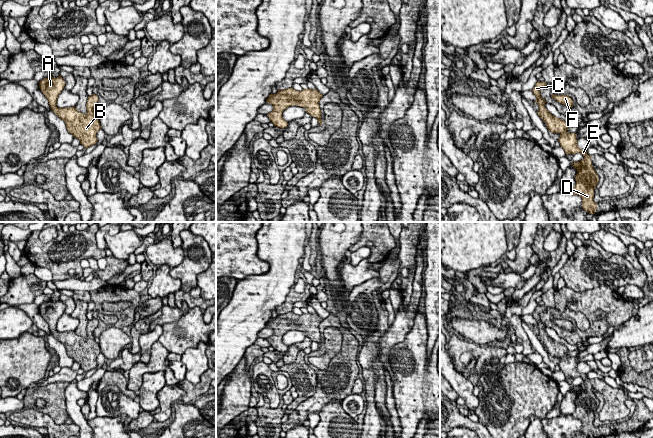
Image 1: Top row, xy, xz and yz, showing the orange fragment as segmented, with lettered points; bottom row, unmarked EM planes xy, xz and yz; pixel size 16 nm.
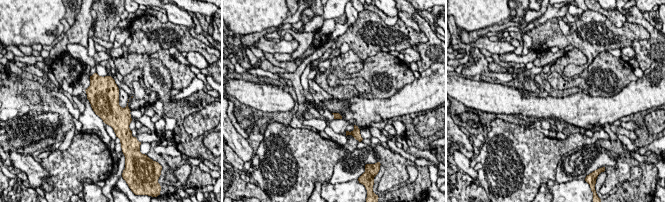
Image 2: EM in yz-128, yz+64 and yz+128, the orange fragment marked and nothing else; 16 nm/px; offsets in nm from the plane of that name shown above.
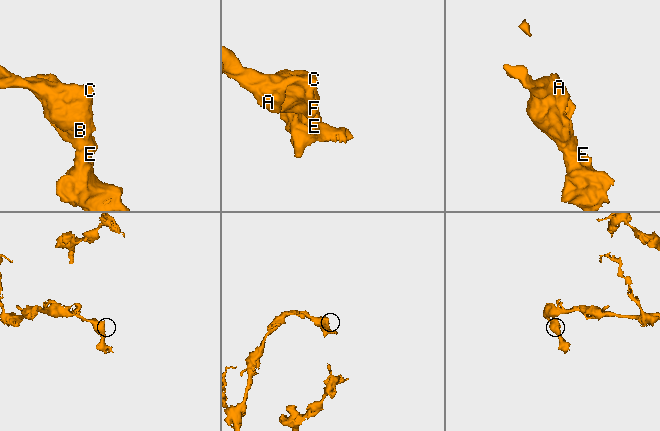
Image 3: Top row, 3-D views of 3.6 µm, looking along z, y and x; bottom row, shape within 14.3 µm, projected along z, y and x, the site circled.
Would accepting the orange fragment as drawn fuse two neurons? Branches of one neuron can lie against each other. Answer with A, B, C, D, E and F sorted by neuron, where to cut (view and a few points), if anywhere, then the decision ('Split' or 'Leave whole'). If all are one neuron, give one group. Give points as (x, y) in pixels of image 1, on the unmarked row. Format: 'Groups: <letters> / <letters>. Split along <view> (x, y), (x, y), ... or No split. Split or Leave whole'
Groups: A B C D E F. No split. Leave whole

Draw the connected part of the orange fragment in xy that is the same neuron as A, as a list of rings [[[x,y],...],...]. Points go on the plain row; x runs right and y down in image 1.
[[[60,299],[57,302],[52,300],[44,302],[39,306],[39,312],[48,323],[52,335],[65,346],[68,356],[79,363],[80,368],[87,373],[98,366],[96,358],[101,353],[100,346],[94,339],[94,330],[98,326],[98,320],[94,317],[88,320],[86,338],[79,336],[75,330],[58,332],[57,322],[64,310],[65,305]]]

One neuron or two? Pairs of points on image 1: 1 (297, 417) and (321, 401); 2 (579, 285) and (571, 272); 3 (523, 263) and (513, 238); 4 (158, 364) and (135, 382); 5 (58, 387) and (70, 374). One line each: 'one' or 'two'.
1: one
2: one
3: two
4: one
5: two

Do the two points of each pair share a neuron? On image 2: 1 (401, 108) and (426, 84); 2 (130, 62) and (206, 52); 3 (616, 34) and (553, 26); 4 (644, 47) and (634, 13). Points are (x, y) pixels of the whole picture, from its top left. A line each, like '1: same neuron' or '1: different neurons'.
1: same neuron
2: different neurons
3: same neuron
4: same neuron

